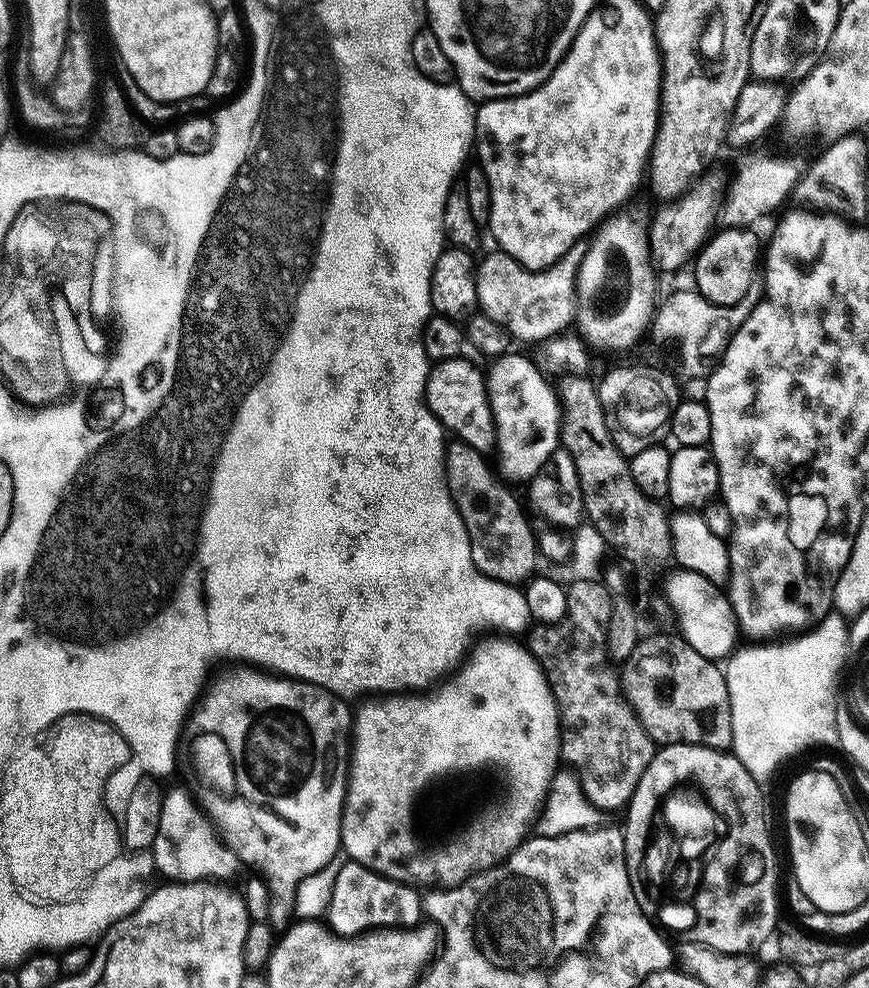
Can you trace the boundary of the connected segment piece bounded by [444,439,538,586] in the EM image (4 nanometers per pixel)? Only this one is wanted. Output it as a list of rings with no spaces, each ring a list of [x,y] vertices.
[[[453,439],[444,449],[444,469],[446,482],[450,490],[450,498],[466,526],[466,534],[470,538],[474,566],[482,570],[490,578],[507,584],[523,585],[537,571],[538,561],[538,536],[532,533],[532,524],[520,505],[520,500],[496,477],[494,469],[488,465],[489,457],[485,453],[474,450],[464,440]]]

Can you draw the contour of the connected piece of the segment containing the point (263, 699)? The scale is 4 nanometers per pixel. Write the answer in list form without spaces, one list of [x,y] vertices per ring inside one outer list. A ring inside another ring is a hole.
[[[248,666],[236,671],[240,672],[232,672],[229,676],[222,677],[212,690],[210,688],[199,703],[198,709],[191,715],[192,772],[196,775],[196,784],[200,787],[199,795],[202,797],[203,805],[217,822],[228,844],[239,854],[241,865],[248,867],[249,864],[254,868],[252,870],[266,879],[268,889],[271,891],[271,912],[268,915],[267,923],[280,930],[293,919],[295,896],[300,880],[306,878],[307,875],[314,874],[315,871],[322,870],[330,862],[330,858],[336,852],[341,851],[340,827],[344,813],[344,798],[348,793],[350,737],[354,727],[354,712],[351,707],[348,709],[349,701],[345,697],[327,692],[325,688],[319,688],[317,684],[308,684],[304,680],[289,680],[287,676],[269,674],[264,670],[253,670]]]

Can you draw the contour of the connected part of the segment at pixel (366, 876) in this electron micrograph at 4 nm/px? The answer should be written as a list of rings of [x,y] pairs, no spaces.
[[[349,860],[334,881],[333,893],[326,913],[327,927],[337,936],[361,936],[363,932],[381,928],[415,928],[422,920],[422,896],[419,891],[417,893],[415,891],[417,889],[413,885],[405,884],[403,880],[392,880],[389,876],[383,876],[380,872]]]

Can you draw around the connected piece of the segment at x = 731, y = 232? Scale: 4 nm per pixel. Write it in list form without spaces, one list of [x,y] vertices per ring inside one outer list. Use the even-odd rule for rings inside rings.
[[[725,227],[723,230],[720,230],[720,233],[718,232],[694,256],[696,288],[700,291],[697,293],[703,299],[709,300],[710,303],[718,306],[730,306],[734,302],[738,302],[738,298],[742,298],[742,294],[746,294],[746,290],[750,290],[750,286],[757,279],[758,264],[756,268],[756,262],[759,258],[761,261],[762,258],[762,242],[760,246],[759,238],[752,233],[754,231],[749,230],[747,227]]]

